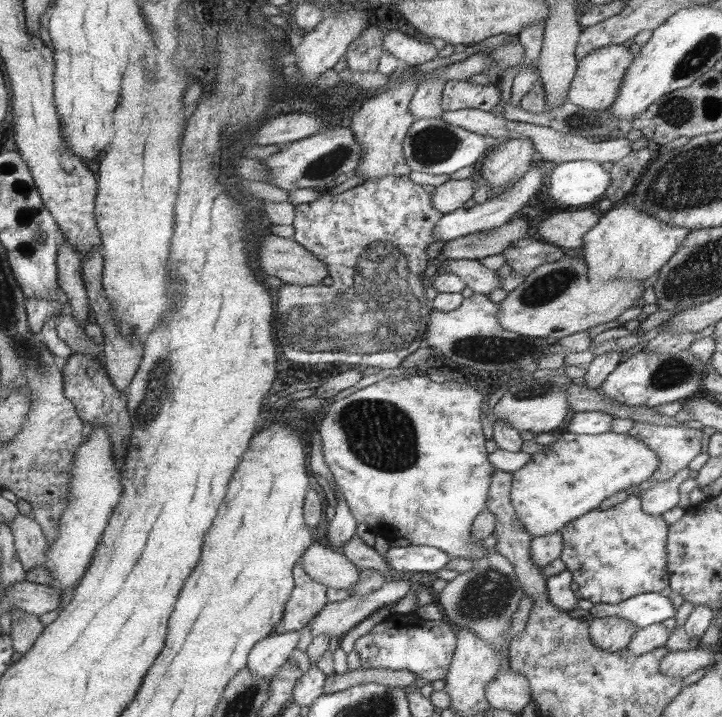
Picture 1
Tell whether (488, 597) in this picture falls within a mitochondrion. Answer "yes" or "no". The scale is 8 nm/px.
yes

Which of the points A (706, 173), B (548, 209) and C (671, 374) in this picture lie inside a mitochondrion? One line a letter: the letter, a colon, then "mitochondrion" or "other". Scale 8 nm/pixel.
A: mitochondrion
B: other
C: mitochondrion

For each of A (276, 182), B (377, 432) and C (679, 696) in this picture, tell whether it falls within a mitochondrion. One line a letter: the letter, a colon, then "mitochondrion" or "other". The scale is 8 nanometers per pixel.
A: other
B: mitochondrion
C: other

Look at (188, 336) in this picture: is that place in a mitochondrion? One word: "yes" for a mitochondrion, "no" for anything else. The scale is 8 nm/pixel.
no

